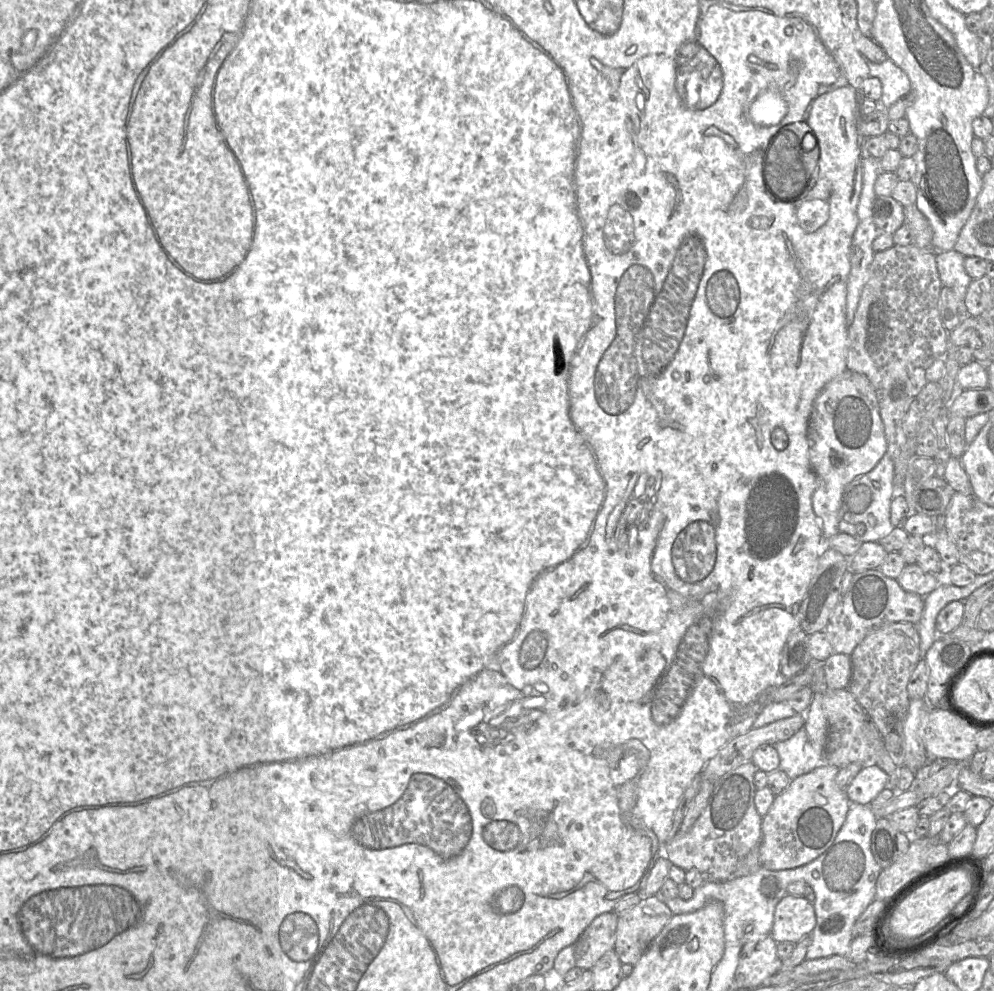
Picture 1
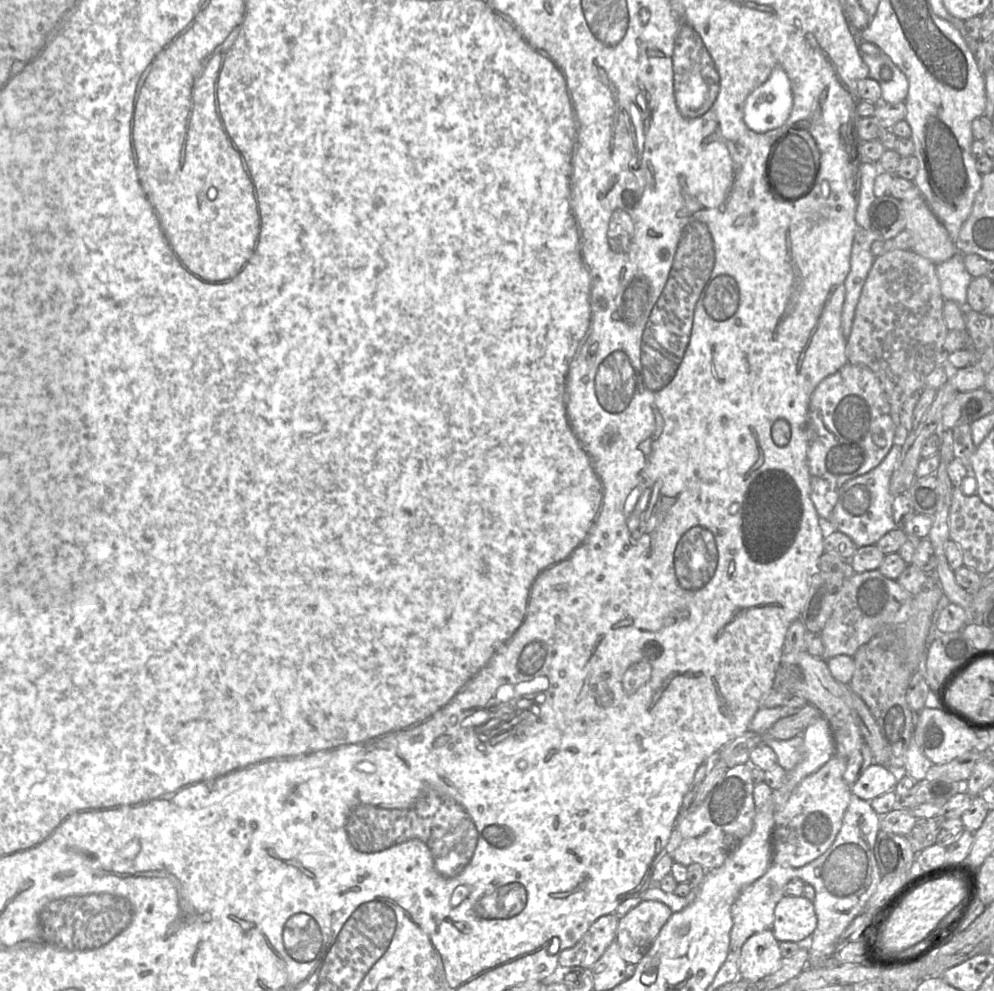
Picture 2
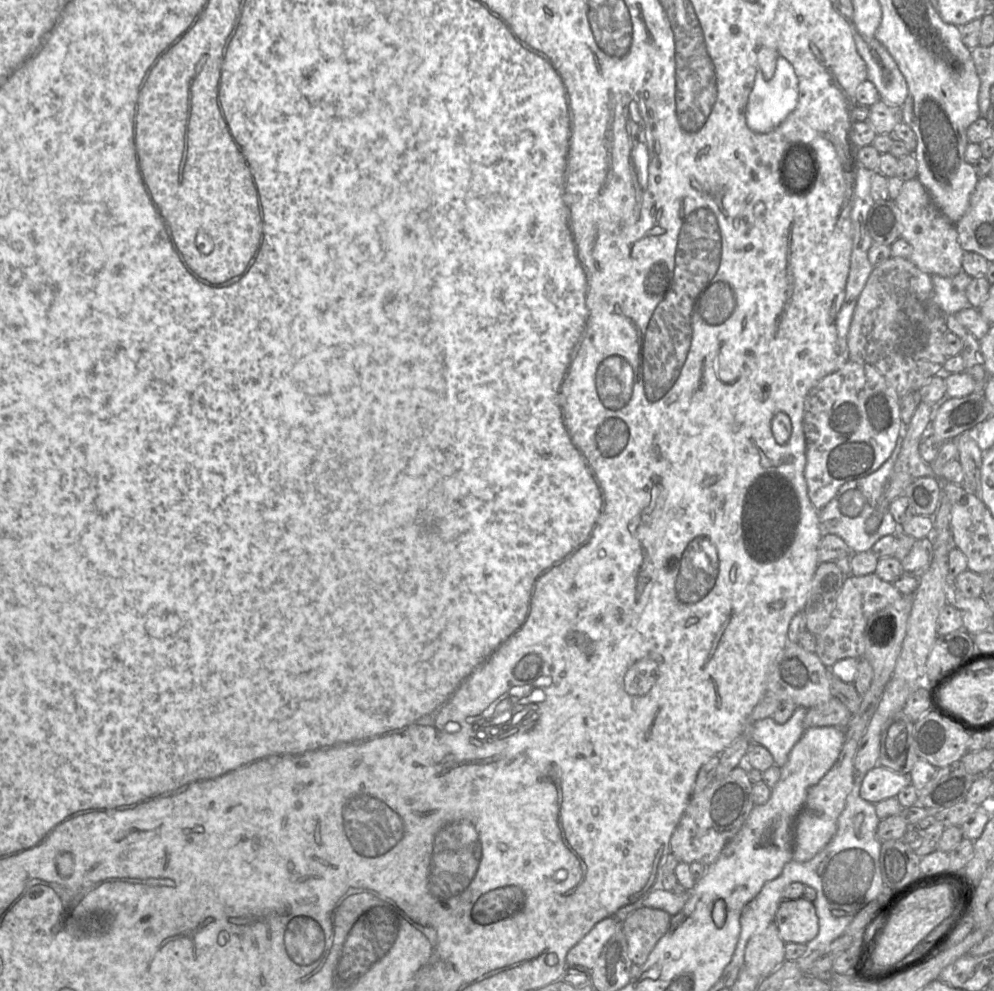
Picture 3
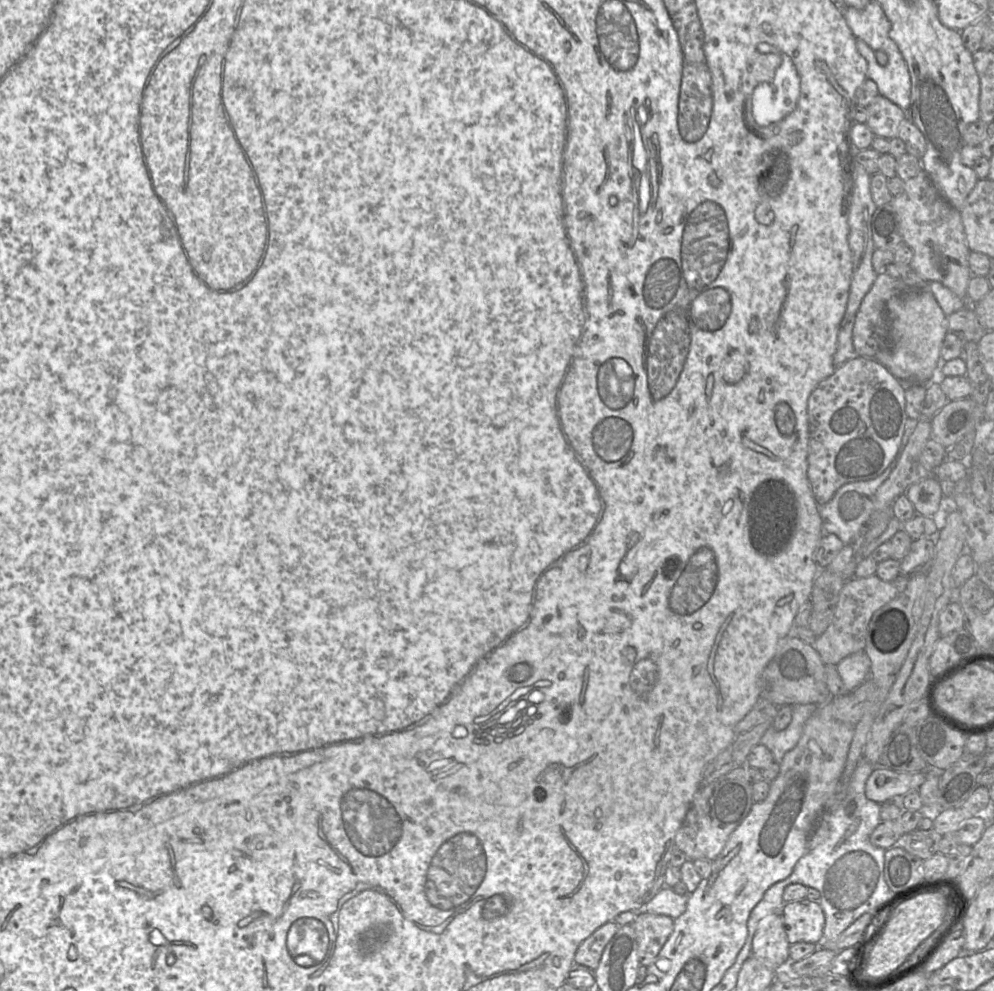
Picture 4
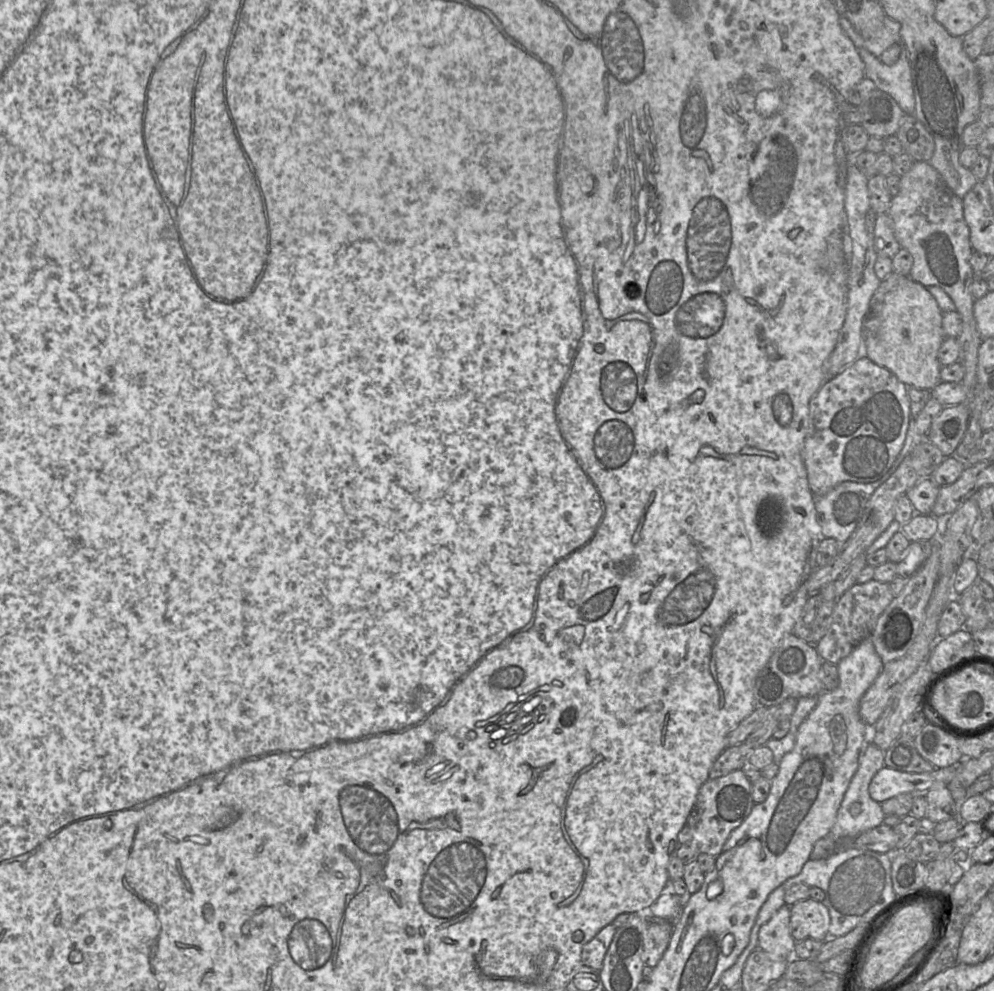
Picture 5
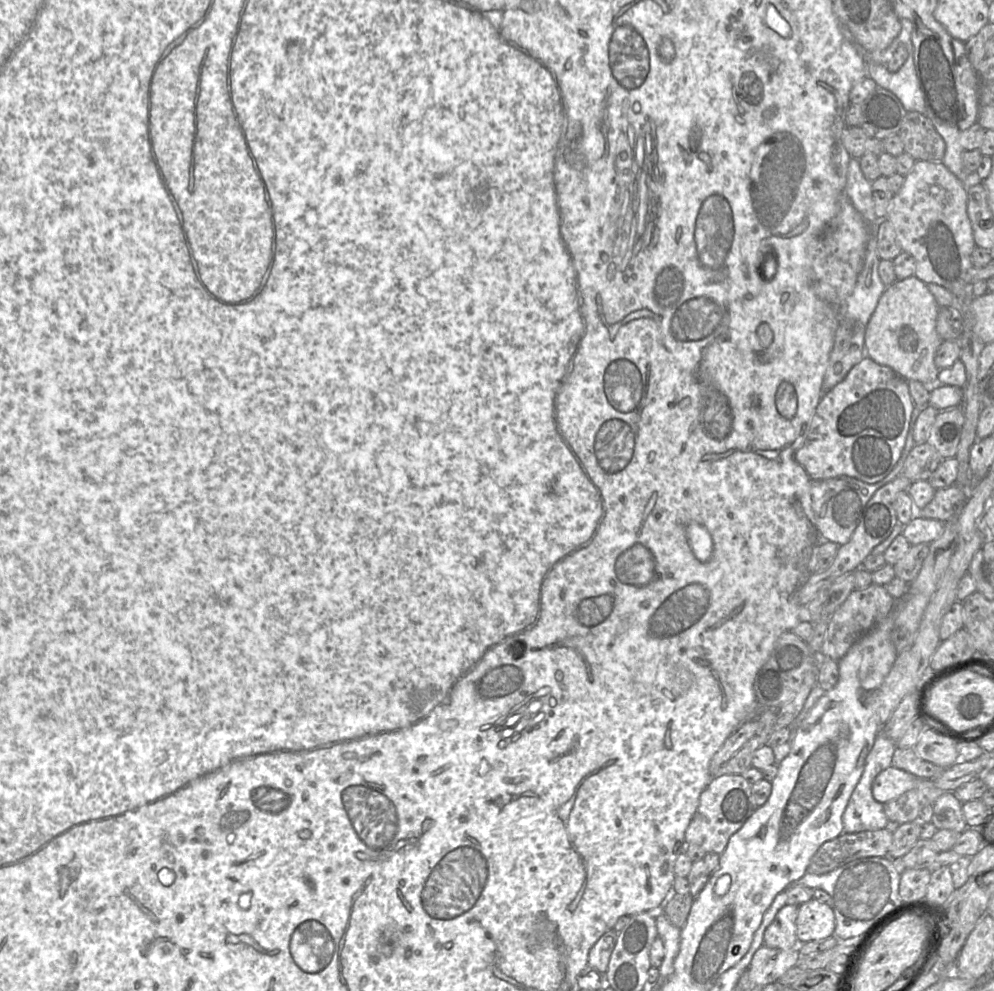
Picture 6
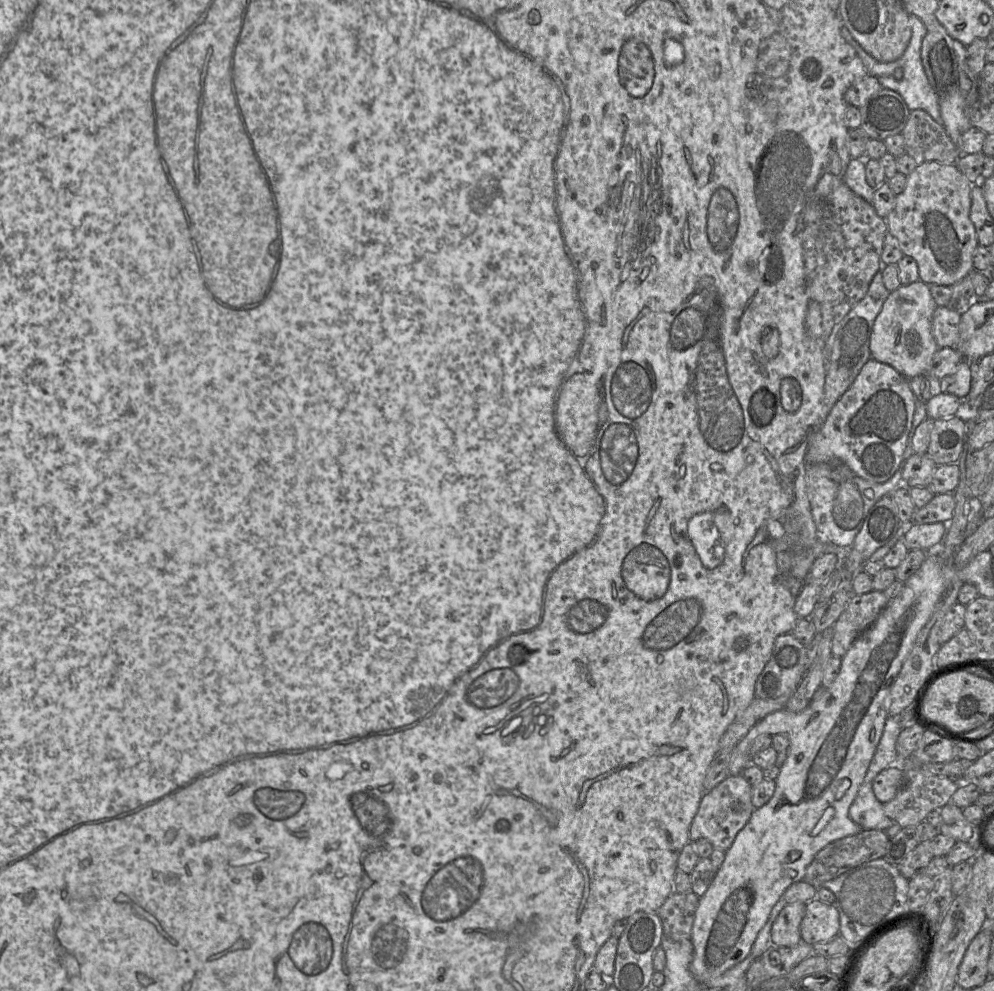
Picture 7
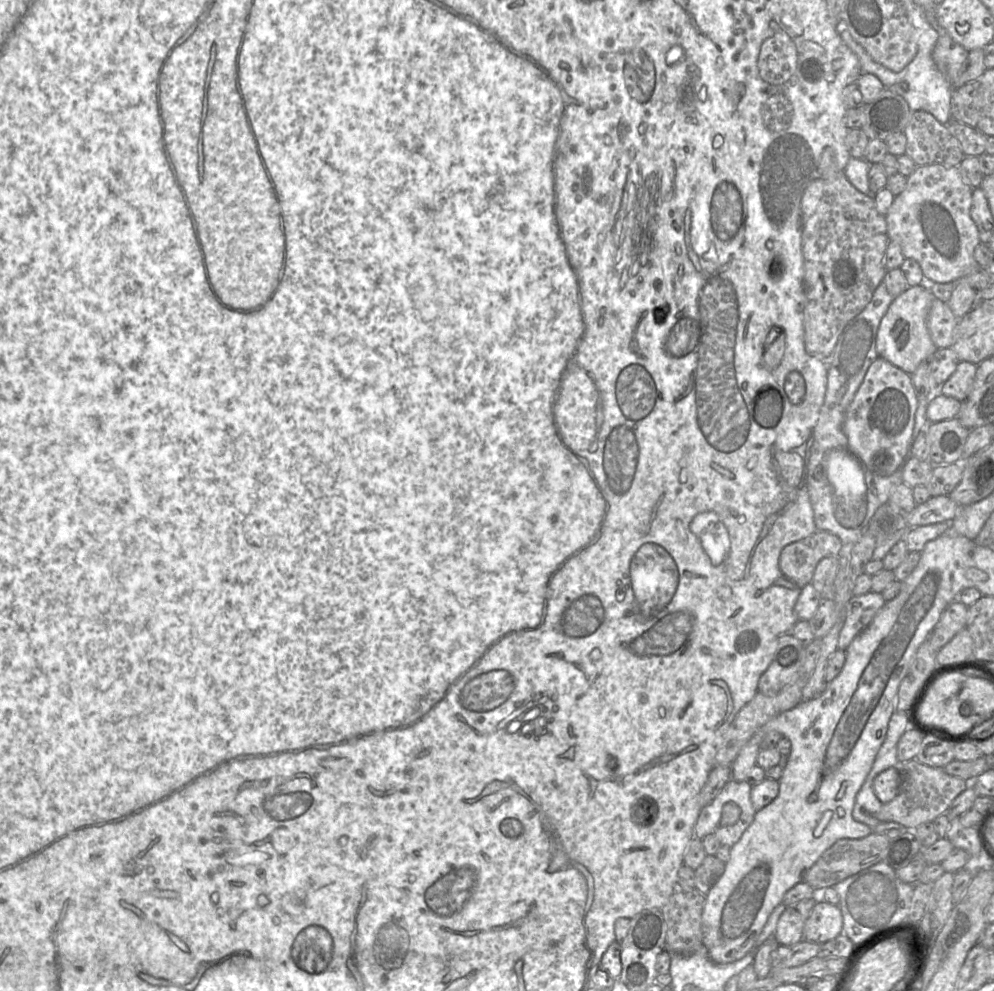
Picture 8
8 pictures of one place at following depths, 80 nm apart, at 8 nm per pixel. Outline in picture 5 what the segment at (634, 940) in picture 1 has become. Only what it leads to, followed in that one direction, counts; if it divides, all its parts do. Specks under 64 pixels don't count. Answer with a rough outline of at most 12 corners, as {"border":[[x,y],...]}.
{"border":[[649,920],[642,960],[654,968],[672,935],[673,921]]}

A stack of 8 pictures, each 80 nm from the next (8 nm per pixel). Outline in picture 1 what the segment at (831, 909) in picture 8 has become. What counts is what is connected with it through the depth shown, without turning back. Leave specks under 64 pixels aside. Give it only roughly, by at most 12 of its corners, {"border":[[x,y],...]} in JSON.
{"border":[[786,894],[771,936],[798,943],[816,925],[813,903]]}

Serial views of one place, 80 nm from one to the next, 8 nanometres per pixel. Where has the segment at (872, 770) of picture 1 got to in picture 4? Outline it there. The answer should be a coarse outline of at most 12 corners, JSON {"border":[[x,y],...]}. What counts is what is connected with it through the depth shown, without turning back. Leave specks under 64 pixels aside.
{"border":[[876,766],[865,795],[879,804],[918,790],[925,772]]}

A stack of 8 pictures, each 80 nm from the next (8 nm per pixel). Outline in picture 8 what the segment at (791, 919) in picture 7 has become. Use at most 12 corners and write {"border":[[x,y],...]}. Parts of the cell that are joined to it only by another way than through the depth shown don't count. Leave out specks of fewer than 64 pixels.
{"border":[[816,902],[786,907],[773,935],[779,945],[803,939],[805,921]]}

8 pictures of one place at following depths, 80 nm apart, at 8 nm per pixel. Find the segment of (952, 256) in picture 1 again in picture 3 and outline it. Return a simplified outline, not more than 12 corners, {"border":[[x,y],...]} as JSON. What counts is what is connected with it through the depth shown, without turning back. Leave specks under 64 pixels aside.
{"border":[[932,275],[933,303],[945,315],[970,306],[966,289],[972,278]]}

